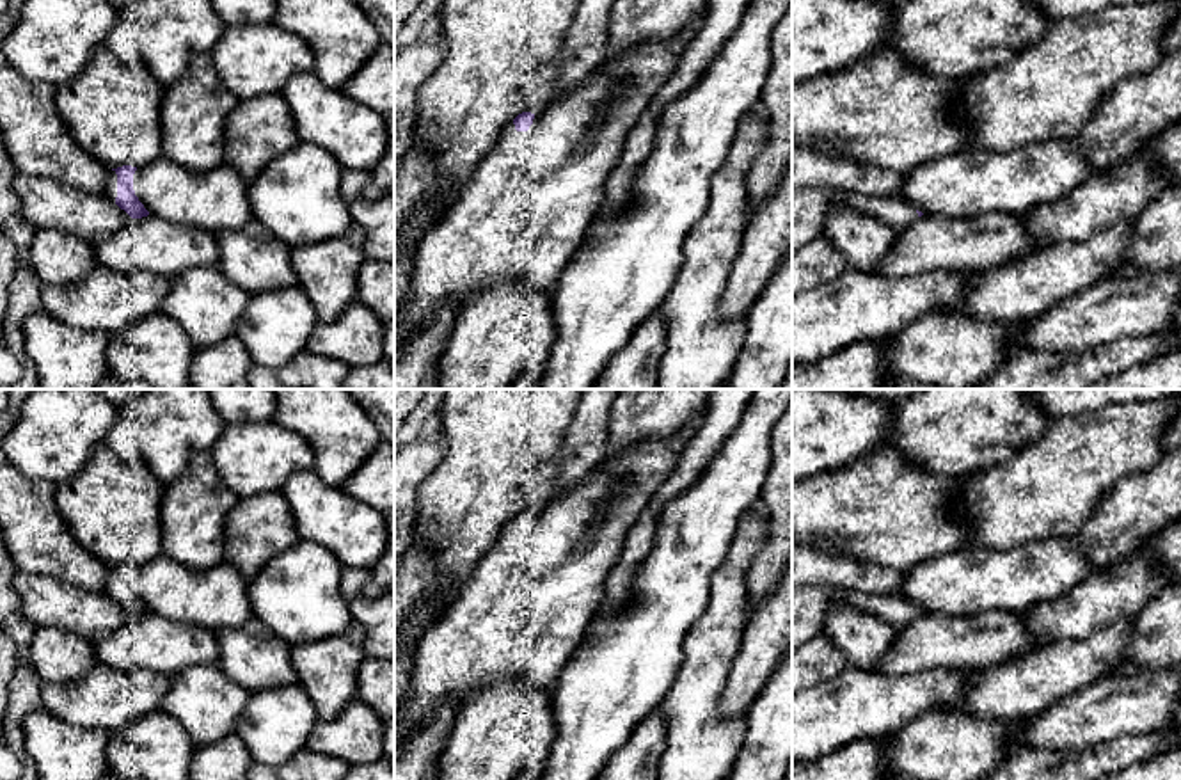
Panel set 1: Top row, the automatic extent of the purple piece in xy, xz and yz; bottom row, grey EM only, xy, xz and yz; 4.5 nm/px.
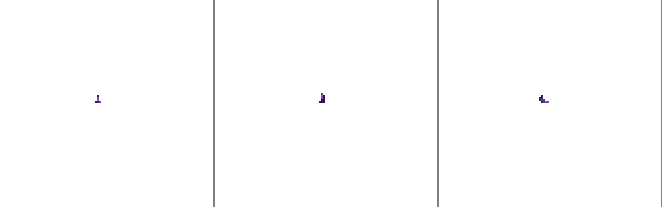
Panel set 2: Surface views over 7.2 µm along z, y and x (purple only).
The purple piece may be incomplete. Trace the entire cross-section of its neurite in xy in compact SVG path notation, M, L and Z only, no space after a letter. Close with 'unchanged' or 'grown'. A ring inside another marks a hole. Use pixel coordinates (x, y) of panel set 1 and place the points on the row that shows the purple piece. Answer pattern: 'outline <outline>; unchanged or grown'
outline M160 156L144 167L123 165L110 171L103 194L131 219L153 215L210 233L254 220L247 183L227 163L190 169Z; grown

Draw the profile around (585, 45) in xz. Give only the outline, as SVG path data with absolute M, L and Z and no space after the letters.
M579 0L565 32L554 87L531 114L556 103L604 62L613 4L614 0Z

